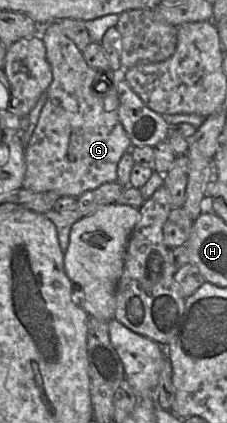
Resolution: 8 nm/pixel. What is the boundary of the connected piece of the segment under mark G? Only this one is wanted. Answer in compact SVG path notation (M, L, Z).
M57 21L46 25L42 40L52 69L52 82L38 124L26 145L22 188L78 198L102 184L116 182L118 163L131 148L118 116L117 85L123 74L89 67L82 51L63 33Z

